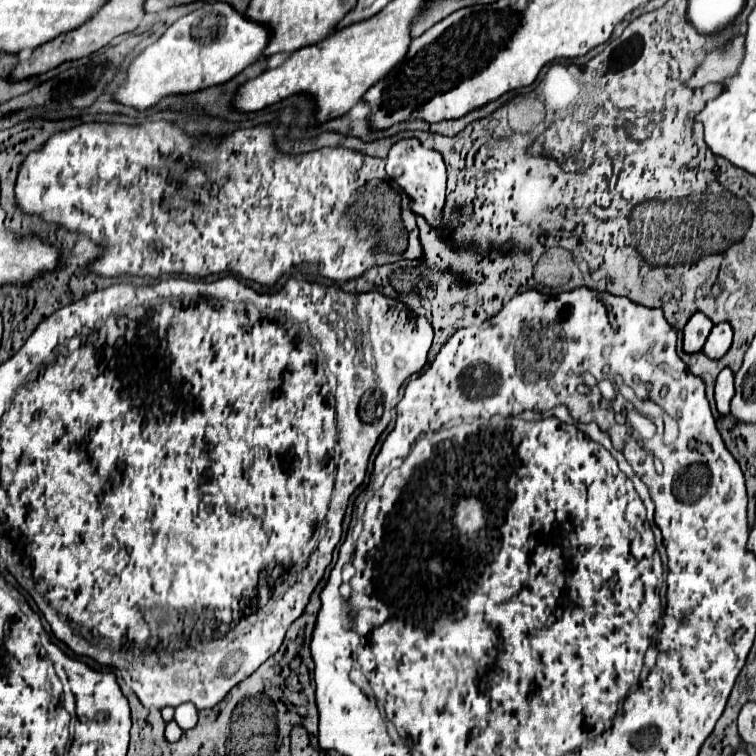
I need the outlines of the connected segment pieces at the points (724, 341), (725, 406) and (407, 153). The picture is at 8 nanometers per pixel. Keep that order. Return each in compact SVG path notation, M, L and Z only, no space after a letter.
M720 322L712 328L702 352L712 360L720 360L726 356L730 346L732 346L732 326L728 322Z
M724 368L716 380L716 408L722 414L730 412L730 400L734 396L734 372Z
M402 138L388 152L386 172L388 172L388 178L392 182L396 182L400 186L400 190L406 192L414 200L412 208L416 214L424 216L432 226L442 224L440 210L442 210L444 198L446 198L448 172L446 172L446 162L438 150L426 148L418 138Z

